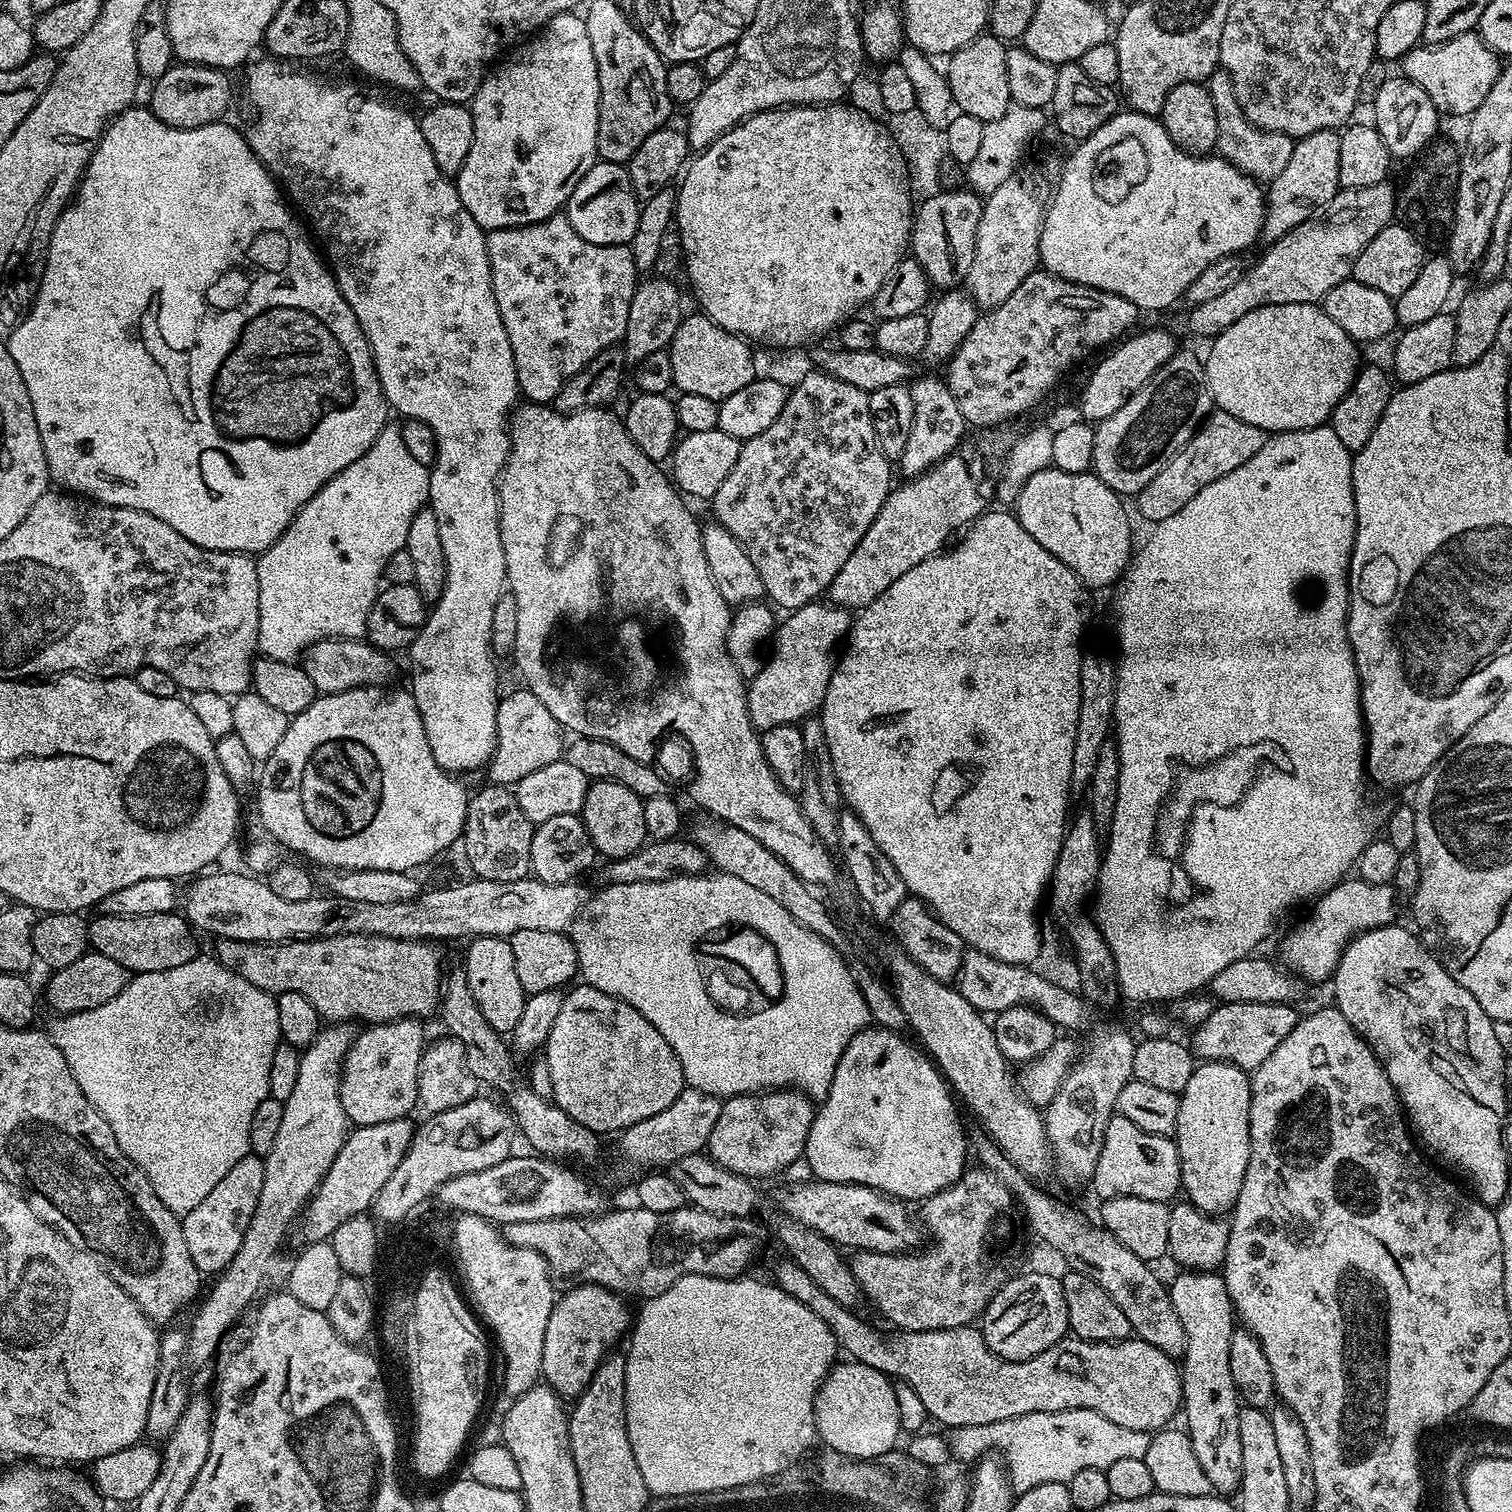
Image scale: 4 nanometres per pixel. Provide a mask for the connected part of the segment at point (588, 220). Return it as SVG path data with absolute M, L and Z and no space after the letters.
M600 160L592 165L590 170L574 186L574 194L570 194L566 205L566 215L570 226L586 238L586 242L594 242L598 246L610 246L611 244L631 245L634 238L634 230L638 230L638 214L640 204L637 201L632 183L628 177L628 169L623 164L612 164L608 160Z

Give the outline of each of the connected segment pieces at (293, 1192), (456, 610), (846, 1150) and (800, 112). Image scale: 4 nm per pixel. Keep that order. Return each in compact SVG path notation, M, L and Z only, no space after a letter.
M344 1022L325 1027L316 1035L314 1042L300 1053L298 1083L294 1085L290 1098L283 1100L282 1122L274 1138L274 1146L270 1146L270 1154L262 1160L265 1177L253 1217L250 1218L245 1236L241 1238L238 1252L219 1273L215 1279L216 1285L209 1290L208 1297L193 1316L192 1326L187 1327L188 1341L184 1358L189 1369L200 1368L211 1360L213 1363L229 1335L227 1332L231 1330L232 1323L243 1314L248 1303L251 1305L261 1295L264 1275L292 1219L295 1216L297 1219L298 1213L311 1200L313 1192L320 1187L320 1179L326 1170L330 1170L338 1150L342 1150L348 1139L350 1121L342 1110L340 1097L340 1071L354 1039L354 1032L348 1028L351 1027Z
M279 58L268 60L253 59L247 65L248 73L244 76L244 96L252 107L252 121L246 127L250 150L266 166L266 170L279 183L286 193L287 199L302 213L303 219L316 231L315 239L324 243L323 255L330 265L332 277L336 279L342 298L354 310L354 318L364 331L368 345L372 347L372 357L380 384L384 388L384 396L388 400L389 409L401 412L401 417L410 420L421 420L434 430L436 439L436 460L430 465L428 477L428 504L438 518L438 538L442 538L442 550L446 558L446 575L444 588L439 598L431 605L428 619L420 628L414 642L408 645L406 655L412 663L412 685L410 691L416 700L418 714L422 714L422 726L426 730L426 742L430 742L430 750L434 750L434 762L442 766L449 774L464 774L475 768L483 769L496 752L496 664L490 644L490 630L494 622L494 606L498 606L498 598L505 595L506 554L502 550L502 534L500 533L500 489L498 481L508 461L510 447L510 417L517 407L521 395L520 383L516 377L514 366L514 350L510 350L510 338L506 338L506 326L502 326L502 314L498 314L498 302L494 302L494 290L490 278L490 262L488 261L488 242L485 229L470 218L470 210L462 206L462 198L458 194L455 183L438 170L438 162L434 162L434 154L430 154L430 146L426 146L426 138L422 138L419 119L411 116L404 108L383 100L380 96L371 96L364 88L351 84L348 80L327 80L316 72L307 72L307 67Z
M869 1026L846 1046L834 1070L828 1096L816 1108L816 1117L806 1138L803 1159L808 1161L809 1173L815 1179L861 1184L895 1196L897 1200L923 1202L958 1182L966 1170L970 1140L967 1135L964 1137L961 1109L954 1093L927 1051L904 1036L899 1031Z
M848 102L773 108L770 112L754 114L734 125L729 132L722 133L709 148L697 151L683 169L679 184L680 188L675 189L674 232L680 235L684 268L688 271L692 292L700 303L699 311L720 328L760 346L803 349L816 342L811 340L826 335L831 328L832 331L839 329L844 321L853 319L859 313L856 311L863 304L865 307L876 297L889 276L899 269L900 261L905 259L910 248L914 201L908 189L907 164L887 127L875 116L853 108Z

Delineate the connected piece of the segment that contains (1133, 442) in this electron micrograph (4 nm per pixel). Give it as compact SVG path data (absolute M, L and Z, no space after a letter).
M1177 351L1155 374L1110 418L1095 425L1092 468L1106 486L1124 498L1135 497L1190 442L1197 428L1213 411L1214 401L1204 378L1201 357Z

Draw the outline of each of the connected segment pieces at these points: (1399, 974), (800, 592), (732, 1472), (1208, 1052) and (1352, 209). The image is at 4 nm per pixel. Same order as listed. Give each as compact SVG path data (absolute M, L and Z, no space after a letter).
M1400 927L1375 928L1348 942L1336 967L1334 977L1334 985L1336 984L1335 1007L1339 1008L1341 1014L1346 1018L1346 1022L1350 1022L1350 1026L1354 1026L1356 1033L1372 1047L1372 1053L1380 1059L1380 1065L1386 1070L1397 1096L1400 1097L1400 1103L1410 1121L1411 1131L1418 1137L1419 1143L1421 1145L1424 1143L1425 1146L1423 1145L1423 1147L1429 1153L1432 1151L1438 1159L1445 1160L1446 1163L1460 1168L1461 1174L1472 1183L1470 1192L1477 1200L1489 1206L1501 1204L1504 1197L1510 1192L1510 1188L1508 1188L1510 1161L1506 1158L1506 1146L1504 1145L1504 1119L1510 1114L1508 1076L1504 1073L1506 1050L1498 1044L1497 1035L1494 1034L1493 1021L1486 1014L1486 1010L1482 1010L1482 1006L1478 1006L1478 1002L1474 1002L1474 994L1470 994L1470 990L1462 990L1462 986L1458 986L1458 982L1454 982L1452 975L1440 965L1439 960L1429 951L1426 944L1423 944L1414 933L1407 932L1406 929Z
M813 370L789 391L782 414L762 434L754 434L754 438L741 443L738 462L726 474L726 482L718 486L710 507L716 515L715 523L730 530L746 554L750 554L754 570L762 574L765 597L777 609L801 608L827 593L846 558L854 554L854 546L870 530L870 522L878 518L894 487L891 467L876 441L868 393L850 386L850 382Z
M745 1274L727 1280L726 1278L710 1278L709 1276L683 1276L682 1278L678 1278L678 1282L671 1284L662 1294L647 1297L641 1303L644 1305L641 1306L640 1313L637 1316L635 1313L634 1323L631 1325L630 1335L627 1337L627 1340L629 1339L628 1352L626 1351L626 1355L624 1356L624 1361L626 1362L626 1410L624 1413L626 1414L626 1430L630 1438L630 1450L634 1450L634 1462L638 1462L638 1470L642 1470L642 1478L646 1482L649 1493L683 1494L686 1492L721 1492L722 1490L737 1488L738 1486L746 1486L750 1482L765 1480L782 1470L791 1468L793 1464L797 1463L809 1451L807 1448L812 1443L817 1443L815 1398L820 1391L821 1384L827 1378L828 1372L831 1371L833 1365L838 1360L838 1349L834 1334L830 1334L830 1326L826 1326L826 1322L822 1322L822 1318L818 1318L818 1314L814 1314L814 1310L806 1310L806 1306L802 1306L802 1302L790 1298L790 1294L786 1294L781 1288L777 1288L775 1283L768 1282L768 1284L763 1284L762 1281L751 1280L750 1277L751 1275Z
M1234 1002L1220 1004L1213 1013L1191 1033L1190 1047L1201 1061L1225 1060L1251 1074L1255 1072L1284 1038L1294 1030L1298 1014L1290 1004L1263 1004L1262 1002Z
M1385 182L1378 186L1341 188L1335 198L1321 208L1311 220L1302 222L1290 230L1281 240L1273 240L1260 256L1256 265L1245 267L1244 273L1223 294L1189 307L1184 324L1200 336L1215 338L1226 326L1234 326L1238 318L1246 318L1250 310L1262 306L1286 306L1287 304L1319 305L1338 282L1349 279L1354 262L1362 250L1396 216L1395 187Z

